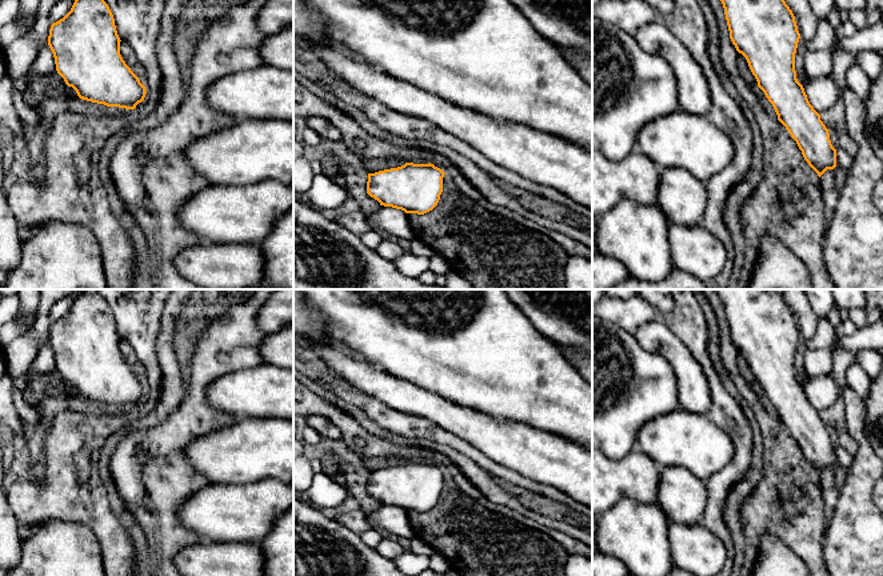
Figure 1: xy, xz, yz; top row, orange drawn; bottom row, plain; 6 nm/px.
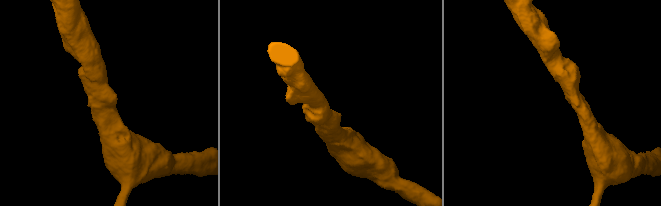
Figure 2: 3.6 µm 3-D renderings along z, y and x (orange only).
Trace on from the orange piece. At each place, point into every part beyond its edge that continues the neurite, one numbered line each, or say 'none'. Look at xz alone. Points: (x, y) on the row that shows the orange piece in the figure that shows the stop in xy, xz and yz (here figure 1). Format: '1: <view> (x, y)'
none

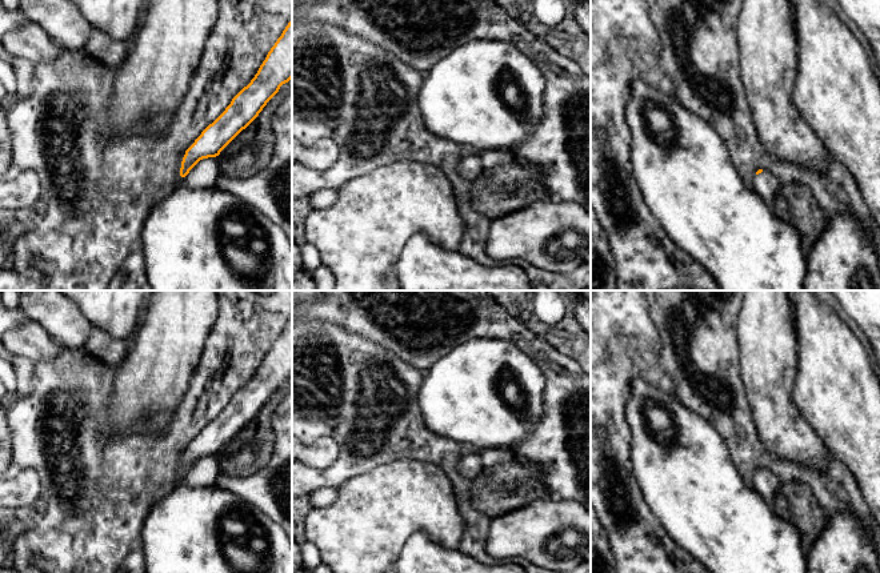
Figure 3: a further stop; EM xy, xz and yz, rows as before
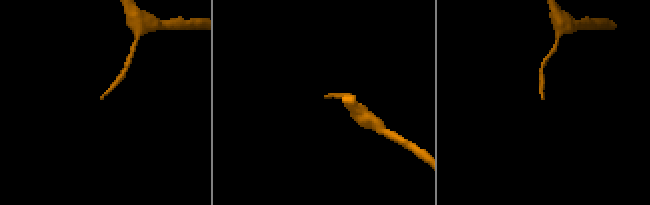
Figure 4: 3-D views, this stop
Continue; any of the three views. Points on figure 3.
1: yz (766, 184)

